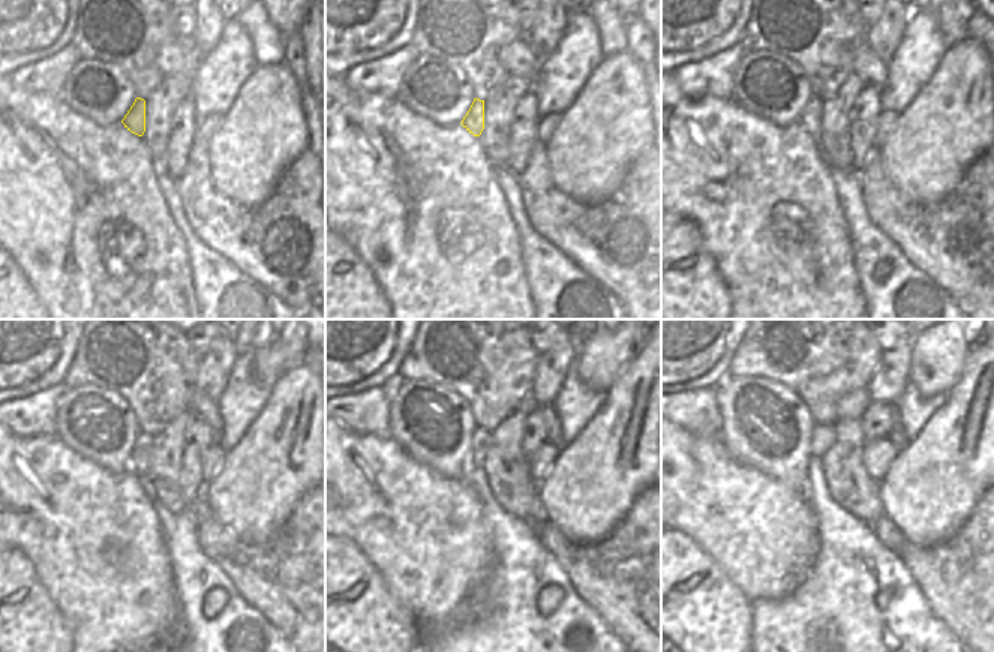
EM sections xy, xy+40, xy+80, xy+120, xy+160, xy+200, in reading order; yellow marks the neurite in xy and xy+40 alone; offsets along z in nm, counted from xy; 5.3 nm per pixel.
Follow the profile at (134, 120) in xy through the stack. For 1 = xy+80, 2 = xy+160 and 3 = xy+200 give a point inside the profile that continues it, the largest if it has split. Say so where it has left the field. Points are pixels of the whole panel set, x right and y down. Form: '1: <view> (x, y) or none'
1: xy+80 (810, 119)
2: xy+160 (482, 438)
3: xy+200 (819, 448)

